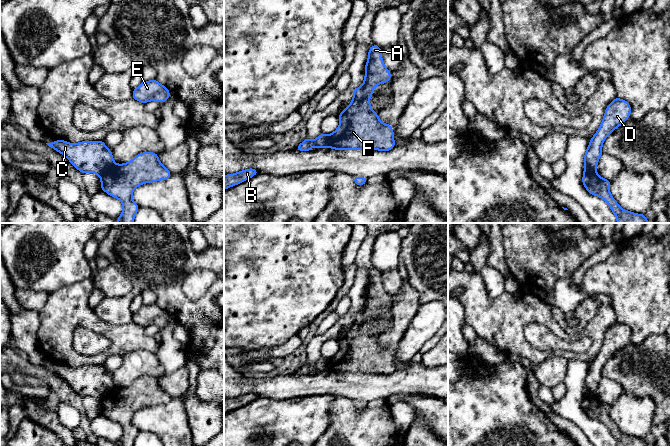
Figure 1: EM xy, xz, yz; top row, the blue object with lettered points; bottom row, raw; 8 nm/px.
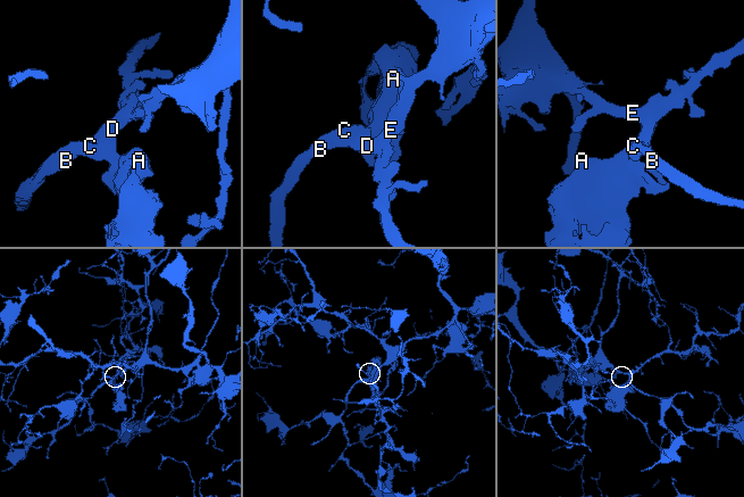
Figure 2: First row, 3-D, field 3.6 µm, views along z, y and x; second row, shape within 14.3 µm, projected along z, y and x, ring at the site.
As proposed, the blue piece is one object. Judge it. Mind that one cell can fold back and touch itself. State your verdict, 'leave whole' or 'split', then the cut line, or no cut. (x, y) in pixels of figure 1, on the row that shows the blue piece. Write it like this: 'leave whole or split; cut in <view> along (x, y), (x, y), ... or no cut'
split; cut in xy along (114, 163), (100, 176)

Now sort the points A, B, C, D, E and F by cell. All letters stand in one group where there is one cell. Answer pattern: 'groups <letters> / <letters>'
groups A F / B C D E

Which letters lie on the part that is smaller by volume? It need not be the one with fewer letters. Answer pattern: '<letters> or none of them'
A, F

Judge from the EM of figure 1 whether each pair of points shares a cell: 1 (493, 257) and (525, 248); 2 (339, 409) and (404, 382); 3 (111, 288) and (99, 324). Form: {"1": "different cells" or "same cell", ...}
{"1": "different cells", "2": "different cells", "3": "different cells"}

